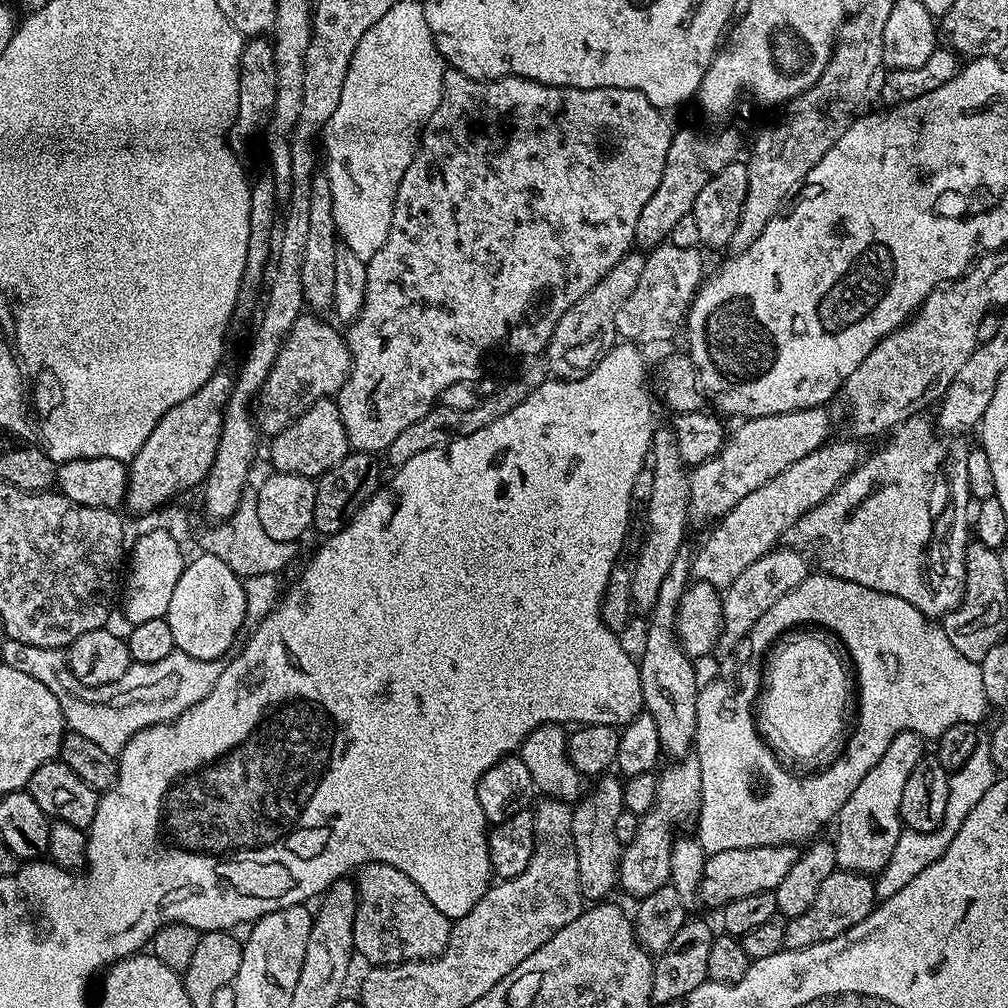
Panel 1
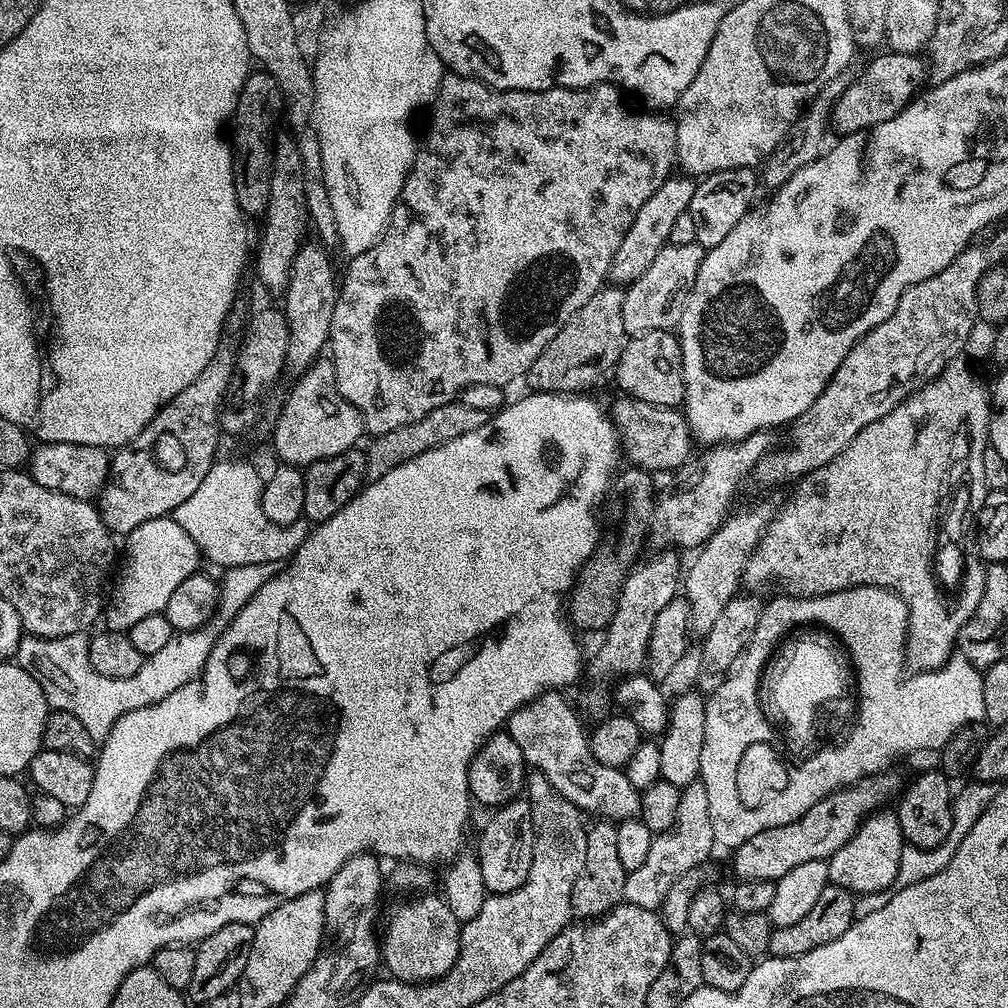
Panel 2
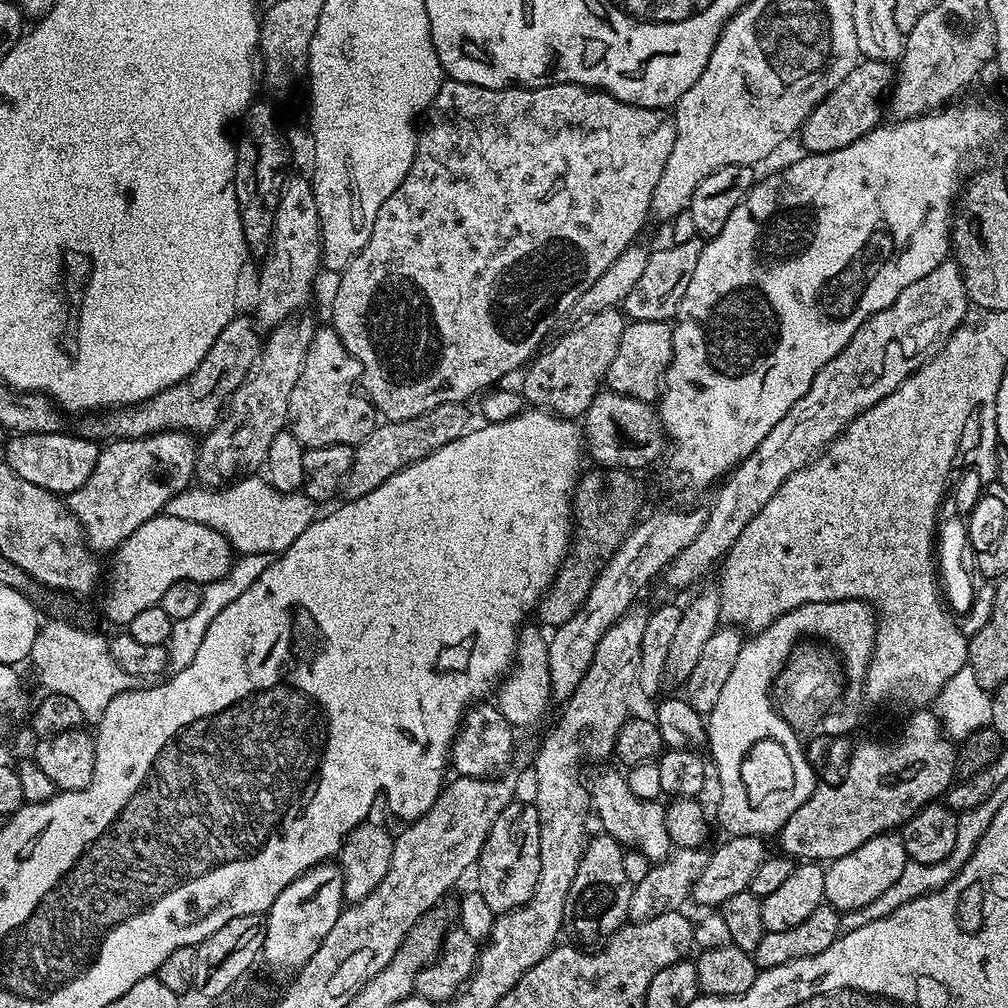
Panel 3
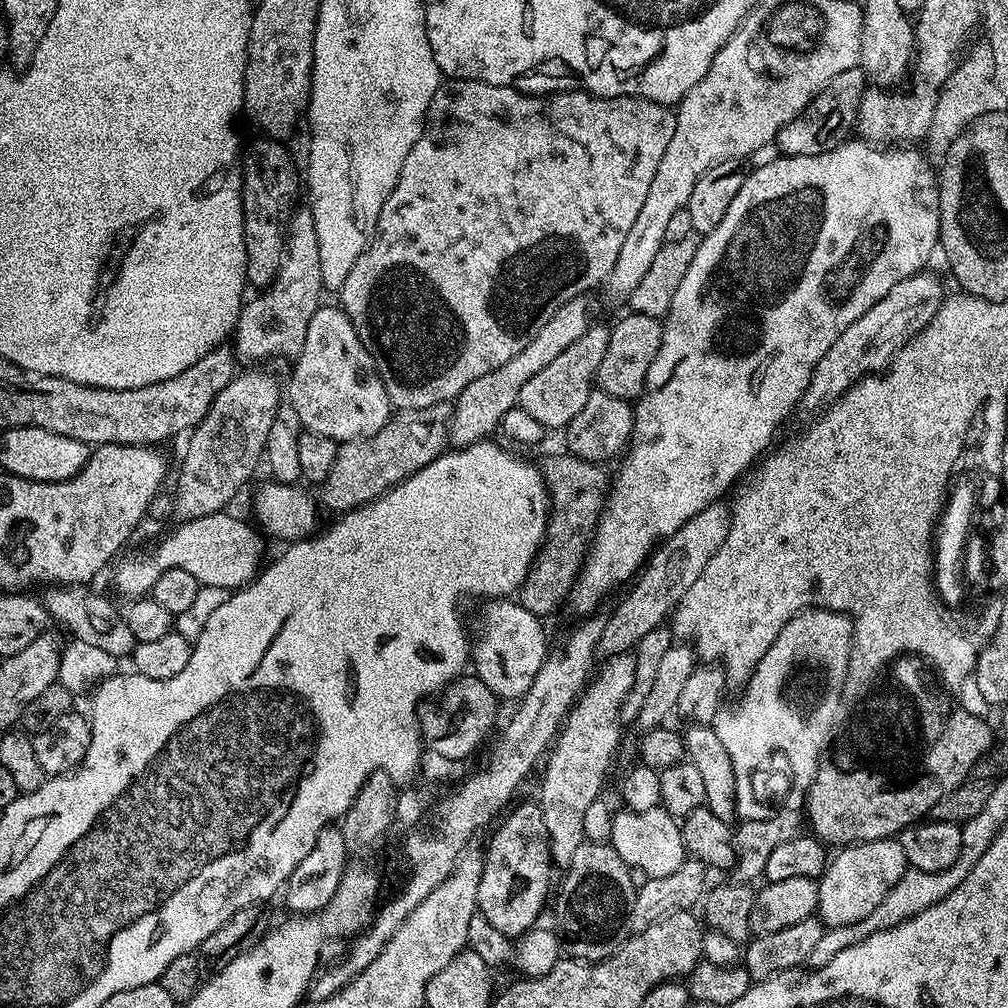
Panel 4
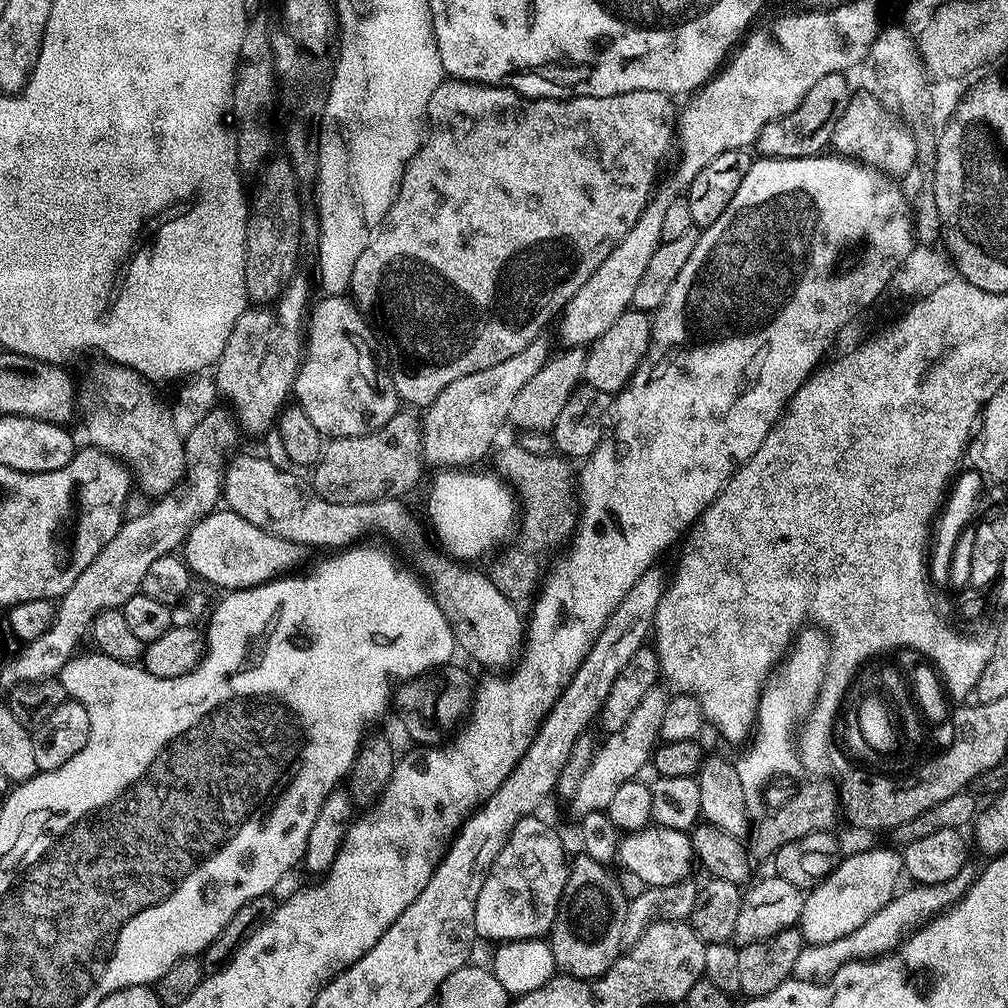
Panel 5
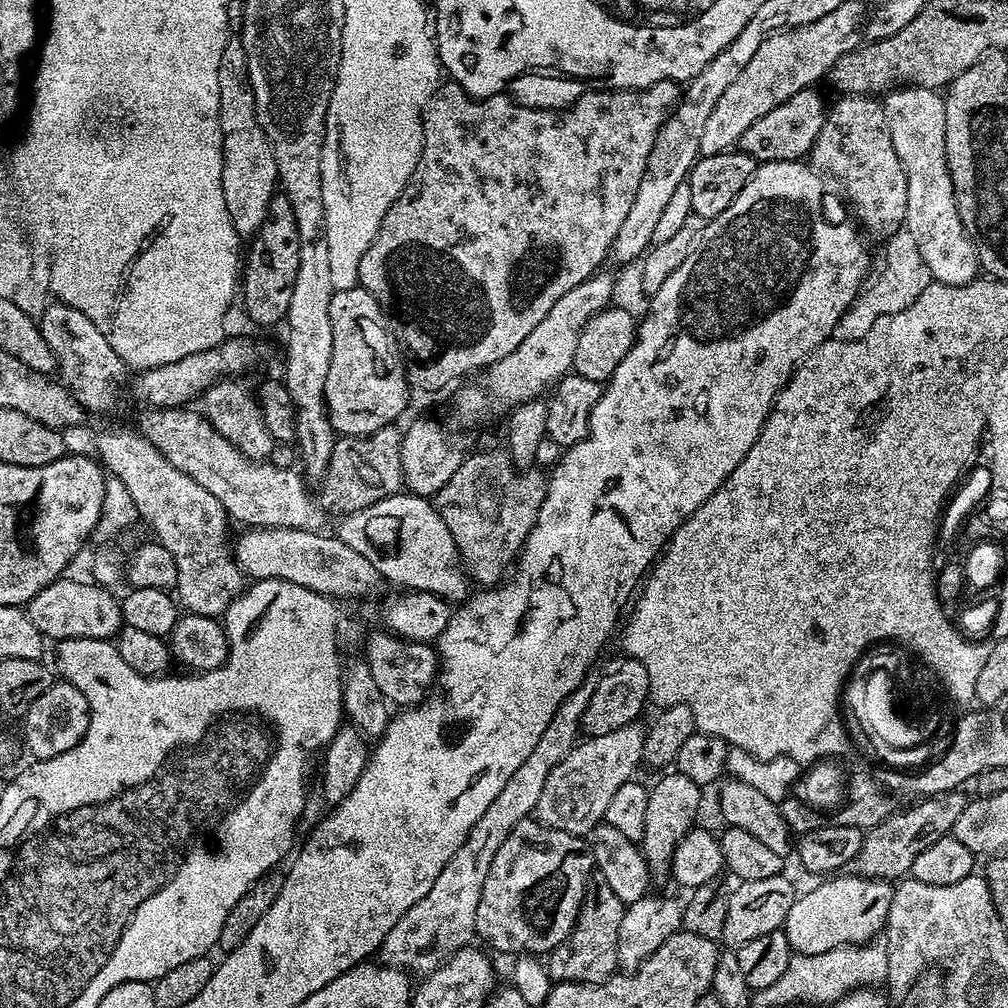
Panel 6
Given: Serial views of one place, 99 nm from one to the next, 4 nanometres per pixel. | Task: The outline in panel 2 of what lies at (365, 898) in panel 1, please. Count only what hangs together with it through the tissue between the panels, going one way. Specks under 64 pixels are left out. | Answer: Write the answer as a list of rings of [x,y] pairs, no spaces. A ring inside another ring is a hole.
[[[416,894],[413,900],[404,900],[392,913],[388,916],[388,921],[384,924],[384,936],[379,937],[380,942],[380,954],[382,957],[383,967],[388,967],[387,975],[393,980],[404,980],[407,984],[427,984],[430,980],[441,980],[447,972],[454,966],[454,962],[458,958],[460,953],[460,930],[462,927],[462,921],[460,921],[454,913],[450,910],[447,899],[443,895],[437,894],[437,896],[424,896],[428,894]]]

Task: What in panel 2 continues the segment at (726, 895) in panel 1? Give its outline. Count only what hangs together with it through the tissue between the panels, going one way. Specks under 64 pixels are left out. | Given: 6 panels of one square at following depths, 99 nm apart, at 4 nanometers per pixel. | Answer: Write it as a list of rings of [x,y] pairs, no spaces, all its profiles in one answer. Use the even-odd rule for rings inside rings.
[[[883,770],[874,776],[865,776],[857,784],[839,788],[837,792],[831,792],[810,810],[806,810],[802,818],[794,822],[786,822],[786,826],[768,828],[762,834],[754,834],[754,838],[742,842],[731,853],[732,872],[737,876],[735,879],[740,882],[777,881],[782,878],[782,874],[790,874],[794,866],[802,866],[802,862],[829,860],[835,852],[842,850],[842,846],[846,846],[846,842],[850,842],[850,838],[860,829],[865,818],[891,805],[901,795],[900,776],[890,771],[892,770]]]

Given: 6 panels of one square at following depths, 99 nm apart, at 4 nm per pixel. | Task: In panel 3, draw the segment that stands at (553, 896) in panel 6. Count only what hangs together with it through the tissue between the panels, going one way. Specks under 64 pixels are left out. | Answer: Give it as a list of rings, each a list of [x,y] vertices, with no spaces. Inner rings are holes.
[[[513,802],[510,806],[506,806],[506,810],[502,810],[502,814],[498,814],[498,818],[494,818],[494,822],[490,826],[490,834],[480,851],[479,868],[478,891],[482,898],[486,898],[486,906],[490,906],[493,914],[520,908],[532,897],[540,873],[540,819],[535,803]]]

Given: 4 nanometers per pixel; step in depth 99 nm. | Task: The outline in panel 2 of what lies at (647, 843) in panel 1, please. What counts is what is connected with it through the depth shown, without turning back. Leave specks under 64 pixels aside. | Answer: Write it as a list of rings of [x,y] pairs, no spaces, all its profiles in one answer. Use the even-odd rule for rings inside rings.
[[[697,782],[686,786],[680,793],[676,807],[676,821],[668,832],[653,835],[650,854],[638,870],[628,873],[624,883],[624,900],[634,906],[659,909],[670,888],[687,871],[701,867],[704,859],[717,847],[714,826],[710,822],[710,810],[706,798],[706,786]]]

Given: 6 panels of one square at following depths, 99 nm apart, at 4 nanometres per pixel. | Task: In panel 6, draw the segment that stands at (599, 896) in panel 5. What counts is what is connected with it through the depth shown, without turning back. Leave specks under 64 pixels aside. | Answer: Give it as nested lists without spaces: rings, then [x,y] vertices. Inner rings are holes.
[[[596,878],[584,889],[584,901],[580,904],[580,913],[576,924],[570,930],[570,934],[556,949],[547,953],[546,967],[548,977],[561,984],[601,984],[618,972],[618,926],[622,922],[622,914],[625,910],[624,901],[610,890],[610,886],[603,878]]]

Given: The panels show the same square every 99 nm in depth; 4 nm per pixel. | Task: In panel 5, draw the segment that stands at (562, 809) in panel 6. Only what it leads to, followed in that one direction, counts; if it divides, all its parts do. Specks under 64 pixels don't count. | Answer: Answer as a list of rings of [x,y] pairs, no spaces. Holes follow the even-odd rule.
[[[663,687],[650,689],[642,698],[642,702],[638,702],[638,710],[630,714],[626,726],[603,737],[604,745],[593,754],[592,761],[585,766],[584,773],[572,792],[572,808],[576,811],[577,817],[605,811],[610,806],[610,798],[614,798],[614,793],[622,787],[622,782],[637,779],[641,775],[640,771],[646,766],[649,767],[653,752],[658,747],[662,717],[666,714],[669,699],[669,693]]]

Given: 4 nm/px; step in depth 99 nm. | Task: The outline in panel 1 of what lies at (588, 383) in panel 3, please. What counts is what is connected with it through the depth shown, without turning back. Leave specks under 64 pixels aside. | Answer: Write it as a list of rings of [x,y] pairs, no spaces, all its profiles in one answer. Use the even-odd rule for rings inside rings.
[[[633,250],[617,262],[611,270],[598,281],[562,318],[558,318],[558,326],[554,326],[554,334],[546,349],[548,371],[553,377],[562,380],[576,380],[584,376],[605,354],[616,347],[616,319],[618,310],[622,310],[622,302],[630,298],[634,286],[638,286],[638,278],[642,278],[642,269],[646,267],[646,255],[643,251]]]

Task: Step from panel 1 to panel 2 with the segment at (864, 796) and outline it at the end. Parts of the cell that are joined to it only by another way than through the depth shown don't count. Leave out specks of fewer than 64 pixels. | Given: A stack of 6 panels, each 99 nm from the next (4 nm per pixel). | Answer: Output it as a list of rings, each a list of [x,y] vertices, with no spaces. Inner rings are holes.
[[[881,810],[872,813],[861,823],[860,829],[829,858],[828,879],[853,894],[869,896],[871,892],[887,892],[896,884],[898,878],[898,862],[902,858],[902,850],[906,841],[895,811]]]

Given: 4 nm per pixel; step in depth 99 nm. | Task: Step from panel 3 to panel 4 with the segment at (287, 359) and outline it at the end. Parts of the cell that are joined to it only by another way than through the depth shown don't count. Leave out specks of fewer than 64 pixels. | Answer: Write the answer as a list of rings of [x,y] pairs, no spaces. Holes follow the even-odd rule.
[[[263,367],[249,368],[252,368],[249,372],[241,371],[233,376],[218,398],[214,398],[206,418],[187,437],[188,445],[180,460],[180,477],[176,480],[176,501],[172,504],[177,521],[187,522],[225,511],[265,455],[270,426],[278,421],[276,411],[280,400],[282,404],[282,384],[270,373],[263,372],[260,369]]]

